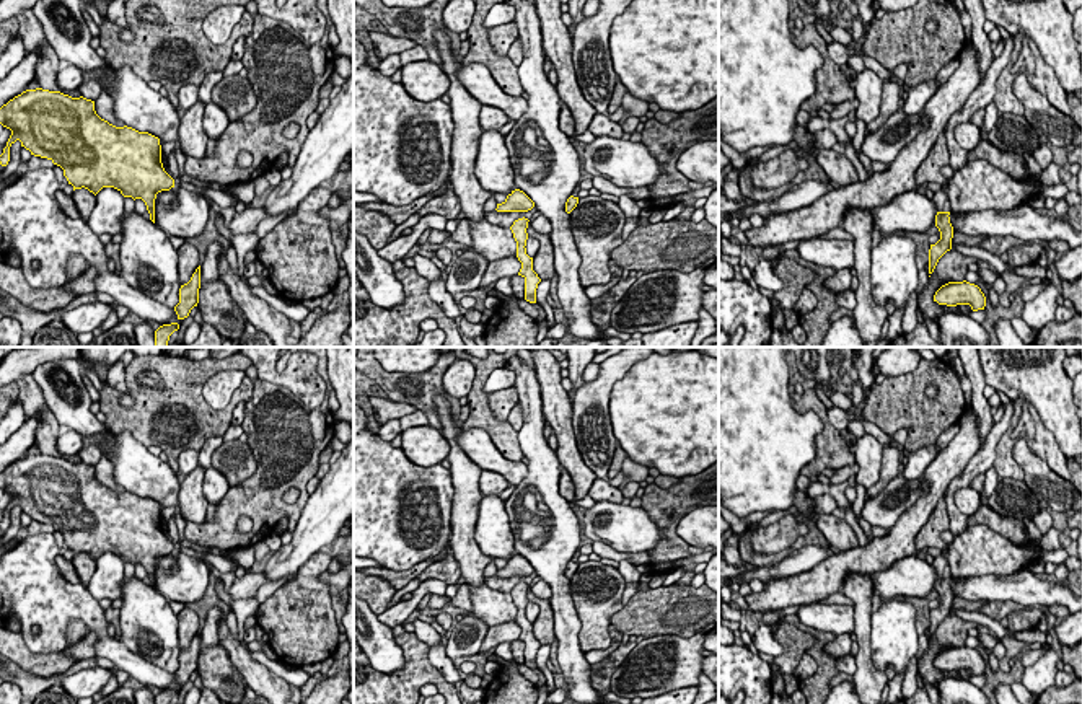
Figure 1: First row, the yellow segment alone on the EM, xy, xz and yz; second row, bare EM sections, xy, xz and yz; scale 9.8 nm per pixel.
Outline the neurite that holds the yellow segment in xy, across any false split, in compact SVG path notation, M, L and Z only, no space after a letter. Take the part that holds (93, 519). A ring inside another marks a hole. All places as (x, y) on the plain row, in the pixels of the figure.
M42 453L26 455L0 473L0 489L11 495L0 520L2 531L8 530L10 512L20 505L31 520L60 531L73 556L85 552L96 561L103 552L114 552L124 562L142 564L153 588L156 559L174 552L174 544L161 528L160 504L127 491L109 489L96 479L95 466L83 461L72 463Z

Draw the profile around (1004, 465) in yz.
M1018 398L1012 403L1014 403L1014 416L1010 419L1010 427L1005 430L1005 433L1002 435L1002 438L996 448L996 461L992 466L997 473L997 476L1023 481L1025 473L1023 473L1022 466L1014 460L1014 453L1012 453L1012 450L1017 443L1017 440L1012 438L1012 432L1018 424L1023 399Z

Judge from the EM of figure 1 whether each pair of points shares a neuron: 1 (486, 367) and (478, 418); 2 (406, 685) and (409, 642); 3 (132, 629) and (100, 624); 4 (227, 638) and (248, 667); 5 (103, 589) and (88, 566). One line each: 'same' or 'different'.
1: same
2: same
3: different
4: same
5: different

